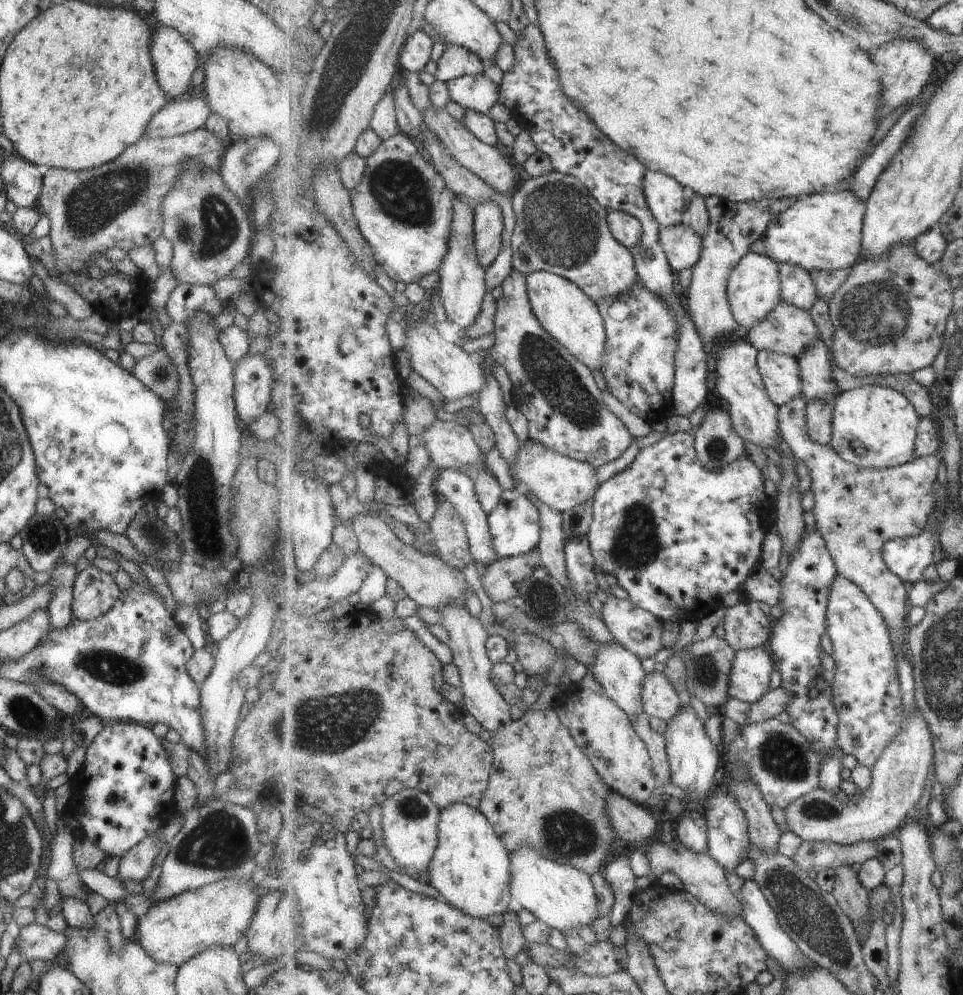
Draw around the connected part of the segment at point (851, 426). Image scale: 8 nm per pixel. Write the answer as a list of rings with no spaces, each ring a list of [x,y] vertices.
[[[865,385],[841,392],[835,398],[832,446],[841,458],[861,468],[898,467],[915,459],[922,418],[901,392],[881,385]]]

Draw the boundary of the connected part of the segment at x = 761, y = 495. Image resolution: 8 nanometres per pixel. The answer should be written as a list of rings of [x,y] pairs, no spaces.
[[[678,432],[675,434],[665,434],[659,442],[645,447],[636,455],[633,463],[626,469],[616,474],[611,480],[601,484],[596,492],[593,512],[594,519],[591,523],[591,530],[586,534],[590,542],[592,553],[596,564],[605,573],[613,575],[619,585],[628,593],[629,600],[638,607],[650,611],[662,622],[680,623],[681,621],[694,621],[699,617],[705,618],[713,610],[723,607],[719,596],[727,592],[738,591],[740,586],[753,574],[753,570],[761,562],[761,552],[763,552],[763,540],[769,528],[774,528],[772,518],[769,514],[769,496],[765,494],[765,484],[763,484],[763,472],[749,455],[743,455],[734,460],[730,465],[724,466],[720,470],[707,468],[698,457],[696,450],[696,438],[694,432]]]

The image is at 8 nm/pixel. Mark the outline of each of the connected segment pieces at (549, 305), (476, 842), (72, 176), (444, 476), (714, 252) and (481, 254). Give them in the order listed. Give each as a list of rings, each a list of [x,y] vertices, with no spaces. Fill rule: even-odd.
[[[535,271],[526,275],[528,294],[535,316],[575,358],[591,370],[602,370],[605,362],[607,333],[606,322],[594,301],[577,284],[549,271]]]
[[[467,803],[442,809],[437,850],[428,868],[429,883],[448,903],[478,919],[517,909],[511,894],[511,859],[506,843],[480,809]]]
[[[199,127],[197,130],[164,139],[141,136],[137,142],[127,146],[119,156],[92,169],[72,171],[49,167],[43,173],[35,204],[40,214],[45,215],[50,222],[48,235],[54,252],[52,261],[56,275],[62,275],[67,271],[87,275],[82,262],[93,263],[90,258],[93,252],[103,254],[107,248],[113,246],[128,251],[131,248],[150,245],[162,234],[160,202],[178,177],[180,168],[187,161],[191,161],[217,171],[222,159],[223,147],[227,146],[229,141],[222,141],[204,127]]]
[[[454,468],[440,469],[440,475],[432,487],[437,497],[449,501],[466,526],[470,540],[470,551],[474,563],[493,564],[500,556],[494,549],[493,539],[488,523],[488,514],[484,511],[475,490],[474,476],[466,476]]]
[[[711,195],[703,197],[710,212],[711,222],[703,239],[703,250],[700,261],[692,268],[692,279],[690,287],[684,293],[687,314],[694,320],[698,333],[700,334],[705,347],[713,347],[711,340],[733,334],[739,328],[738,319],[734,317],[734,312],[730,305],[728,294],[728,282],[734,268],[747,256],[751,246],[757,240],[763,240],[766,229],[770,226],[773,216],[769,212],[772,200],[764,198],[755,202],[736,203],[723,197]]]
[[[497,200],[477,202],[475,207],[474,235],[478,250],[479,264],[487,270],[493,266],[501,252],[501,234],[505,228],[503,210]]]

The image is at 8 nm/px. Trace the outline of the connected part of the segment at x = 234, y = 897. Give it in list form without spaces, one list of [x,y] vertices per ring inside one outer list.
[[[223,879],[196,889],[181,891],[162,901],[151,903],[146,912],[136,918],[136,942],[155,962],[169,963],[176,967],[207,947],[213,945],[231,947],[244,934],[253,916],[258,898],[261,892],[266,891],[266,887],[262,889],[253,887],[252,880]]]

